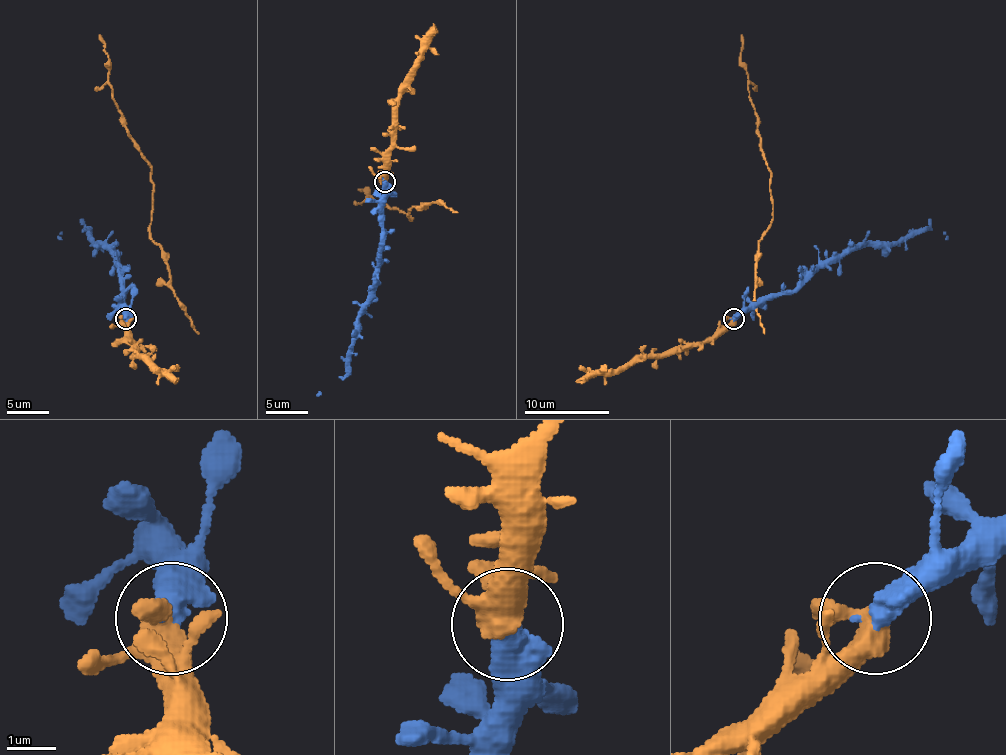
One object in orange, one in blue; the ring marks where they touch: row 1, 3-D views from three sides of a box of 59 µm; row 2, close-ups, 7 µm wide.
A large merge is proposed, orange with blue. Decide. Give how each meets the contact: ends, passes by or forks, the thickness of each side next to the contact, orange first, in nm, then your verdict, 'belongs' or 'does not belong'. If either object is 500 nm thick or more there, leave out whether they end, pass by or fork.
400 nm thick on the orange side, 550 nm on the other; belongs

